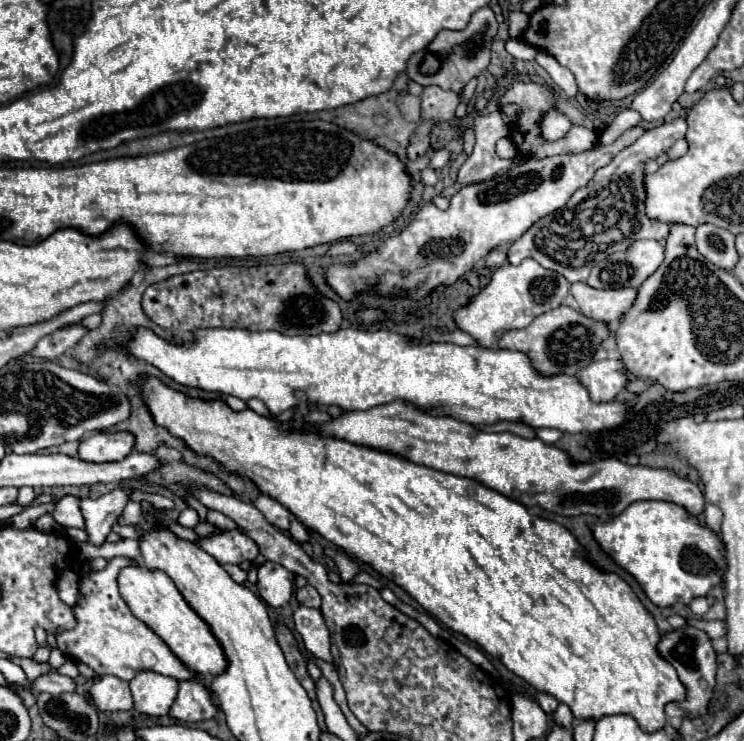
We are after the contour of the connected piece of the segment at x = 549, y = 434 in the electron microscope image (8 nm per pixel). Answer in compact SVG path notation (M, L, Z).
M535 428L535 436L539 440L543 440L545 444L555 444L563 436L563 432L555 430L555 428Z

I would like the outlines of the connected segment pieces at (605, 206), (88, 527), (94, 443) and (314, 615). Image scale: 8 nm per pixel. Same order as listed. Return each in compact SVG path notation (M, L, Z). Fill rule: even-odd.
M685 118L647 130L635 144L621 150L607 166L597 170L593 180L569 198L563 212L557 210L541 218L517 242L513 242L507 252L509 262L519 264L525 258L533 258L543 268L565 276L569 282L585 282L593 262L603 260L613 252L627 250L641 238L665 240L669 236L669 226L651 224L645 216L643 162L645 158L657 158L661 152L667 152L675 140L685 138L685 132Z
M117 488L95 500L91 498L79 500L79 508L85 518L85 534L87 534L89 544L101 546L107 540L111 526L119 520L125 504L129 502L129 494L131 494L129 490Z
M97 432L83 438L79 444L79 454L83 462L117 462L133 452L135 438L129 432Z
M299 606L293 614L293 622L295 622L295 630L303 638L305 650L311 652L315 658L333 662L331 650L329 650L329 630L325 626L321 612L315 608Z

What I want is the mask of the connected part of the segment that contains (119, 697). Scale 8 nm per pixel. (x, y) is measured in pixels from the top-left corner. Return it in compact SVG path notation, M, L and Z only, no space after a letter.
M97 676L89 688L89 698L101 712L133 708L129 682L119 680L117 676Z

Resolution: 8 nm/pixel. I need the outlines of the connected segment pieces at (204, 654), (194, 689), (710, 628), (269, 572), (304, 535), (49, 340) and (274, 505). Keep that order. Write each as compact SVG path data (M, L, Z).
M125 566L119 572L119 592L131 612L145 622L163 642L173 650L173 654L187 666L195 677L200 678L206 674L215 676L225 670L227 660L223 648L211 634L209 626L189 608L183 600L181 592L175 588L173 580L161 570L149 570L145 566Z
M183 680L169 714L181 722L201 722L211 720L217 714L217 706L211 690L201 680Z
M686 619L690 626L694 626L704 632L709 636L711 640L719 639L726 634L727 628L725 621L713 620L713 621L703 621L695 619Z
M265 561L259 566L257 590L269 606L285 606L293 594L293 578L281 564Z
M295 517L291 520L289 533L290 536L300 544L310 540L308 529L305 528L305 526L303 526Z
M71 324L67 328L59 328L51 332L51 336L43 336L35 350L31 350L33 356L41 358L59 358L67 348L73 348L89 330L83 324Z
M257 496L253 500L253 506L263 512L263 516L277 528L281 530L287 530L289 528L289 510L285 506L281 506L277 500L269 498L269 496Z

